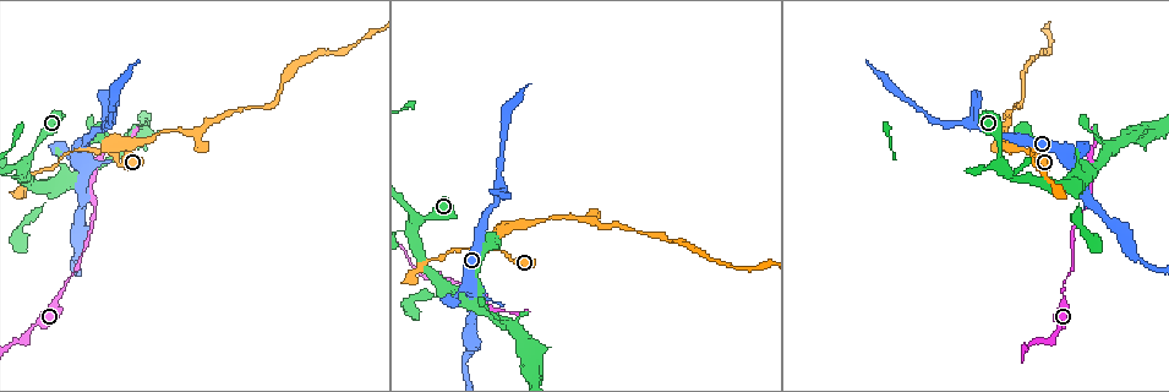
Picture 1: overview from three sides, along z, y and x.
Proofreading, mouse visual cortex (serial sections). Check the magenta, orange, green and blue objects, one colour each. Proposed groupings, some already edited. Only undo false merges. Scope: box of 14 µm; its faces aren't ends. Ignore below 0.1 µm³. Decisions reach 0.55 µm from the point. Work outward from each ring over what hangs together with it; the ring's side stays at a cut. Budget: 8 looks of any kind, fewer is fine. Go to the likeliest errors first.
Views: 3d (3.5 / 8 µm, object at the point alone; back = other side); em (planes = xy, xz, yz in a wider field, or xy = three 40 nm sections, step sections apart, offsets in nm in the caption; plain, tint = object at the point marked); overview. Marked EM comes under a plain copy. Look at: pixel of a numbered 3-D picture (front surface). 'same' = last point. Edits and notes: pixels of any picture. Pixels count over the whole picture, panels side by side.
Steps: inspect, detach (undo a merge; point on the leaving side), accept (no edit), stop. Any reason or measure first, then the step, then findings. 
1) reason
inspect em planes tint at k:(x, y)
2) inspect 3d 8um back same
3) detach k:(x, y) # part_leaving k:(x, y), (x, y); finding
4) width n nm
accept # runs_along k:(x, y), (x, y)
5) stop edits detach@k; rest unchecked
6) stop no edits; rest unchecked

arms part here
inspect 3d 3.5um at 1:(493, 250)

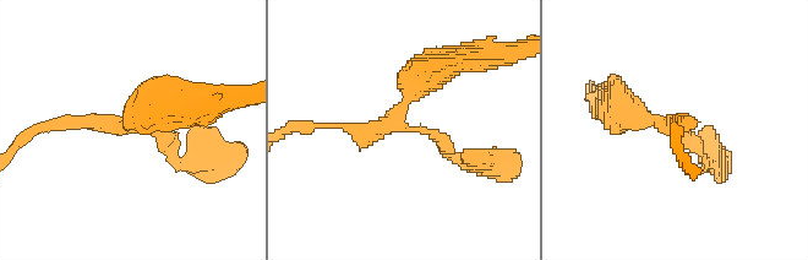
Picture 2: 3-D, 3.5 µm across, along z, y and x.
arm_widths 150, 150, 450 nm
accept # runs_along 2:(709, 162), (677, 124), (615, 109); continuous, no second cell

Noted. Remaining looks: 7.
calibre changes
inspect 3d 3.5um at 1:(1061, 292)

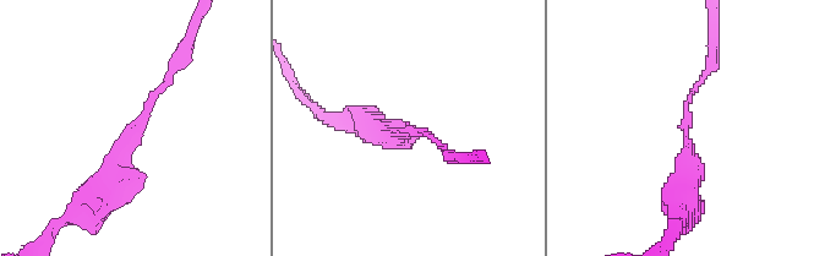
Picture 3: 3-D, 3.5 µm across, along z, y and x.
arm_widths 100, 350 nm; now the EM
inspect em xy step 5 tint at 3:(683, 122)

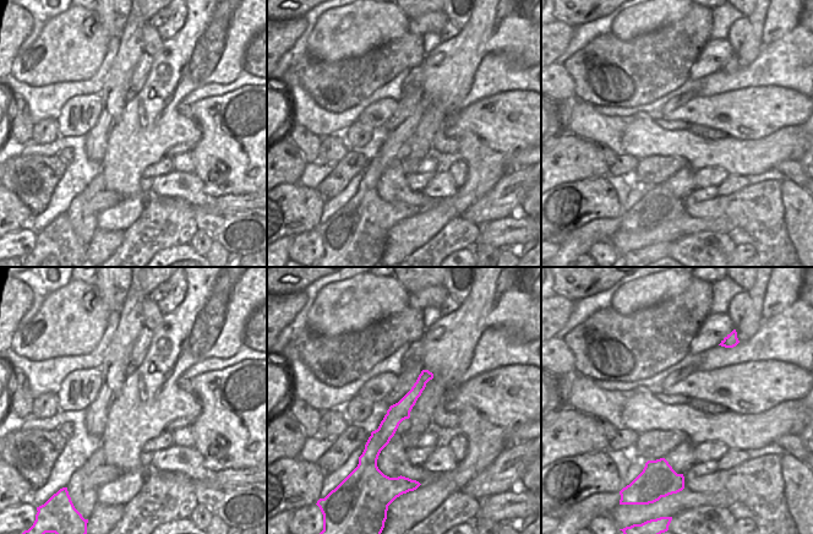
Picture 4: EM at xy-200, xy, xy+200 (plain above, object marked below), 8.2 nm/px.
accept # runs_along 3:(102, 191), (176, 60); continuous, no second cell

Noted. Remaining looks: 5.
inspect em xy step 3 tint at 1:(26, 158)

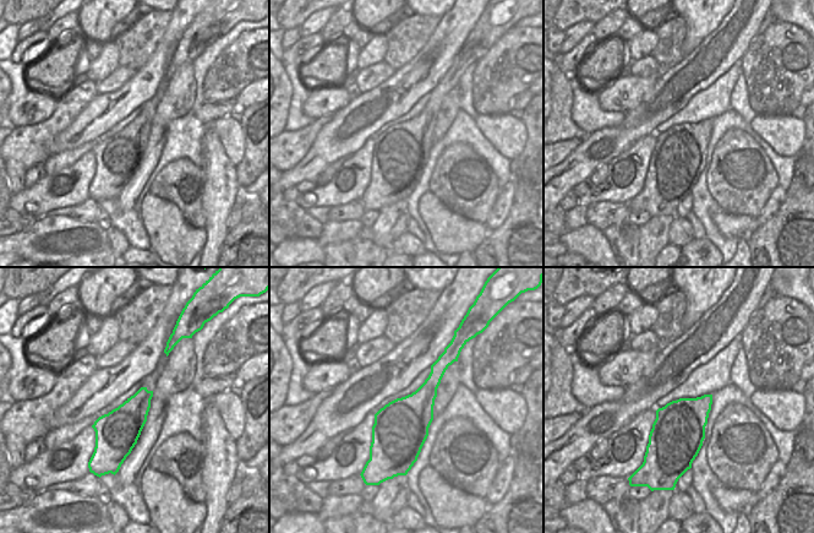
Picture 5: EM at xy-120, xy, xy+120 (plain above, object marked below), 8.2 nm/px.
inspect 3d 3.5um same

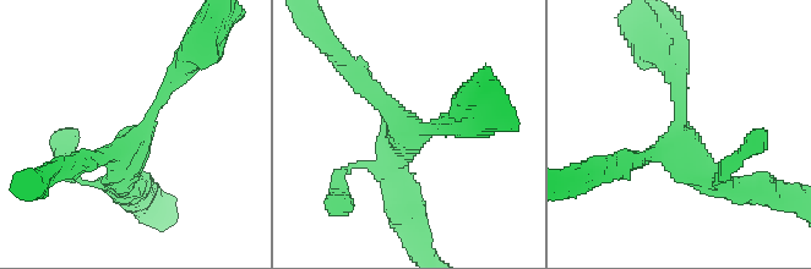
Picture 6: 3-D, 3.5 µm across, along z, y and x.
arm_widths 200, 200, 350 nm
accept # runs_along 6:(669, 66), (685, 148), (731, 190); all the same cell

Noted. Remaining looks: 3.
stop no edits; rest unchecked

